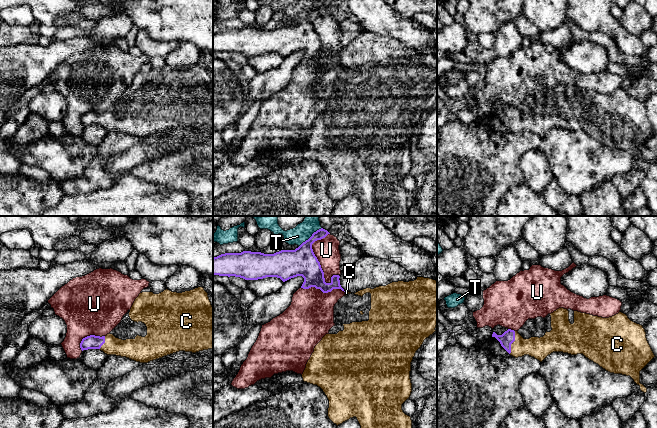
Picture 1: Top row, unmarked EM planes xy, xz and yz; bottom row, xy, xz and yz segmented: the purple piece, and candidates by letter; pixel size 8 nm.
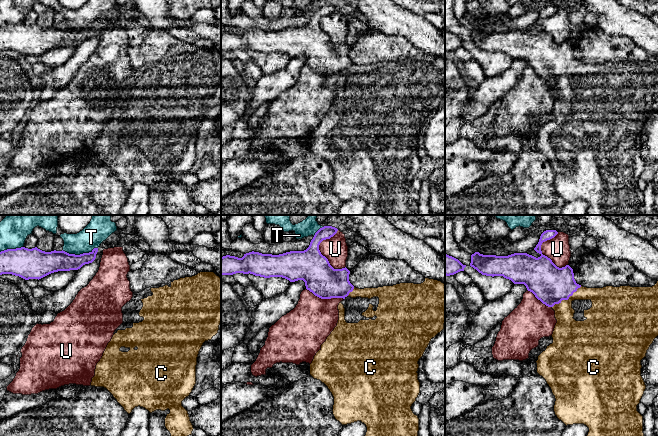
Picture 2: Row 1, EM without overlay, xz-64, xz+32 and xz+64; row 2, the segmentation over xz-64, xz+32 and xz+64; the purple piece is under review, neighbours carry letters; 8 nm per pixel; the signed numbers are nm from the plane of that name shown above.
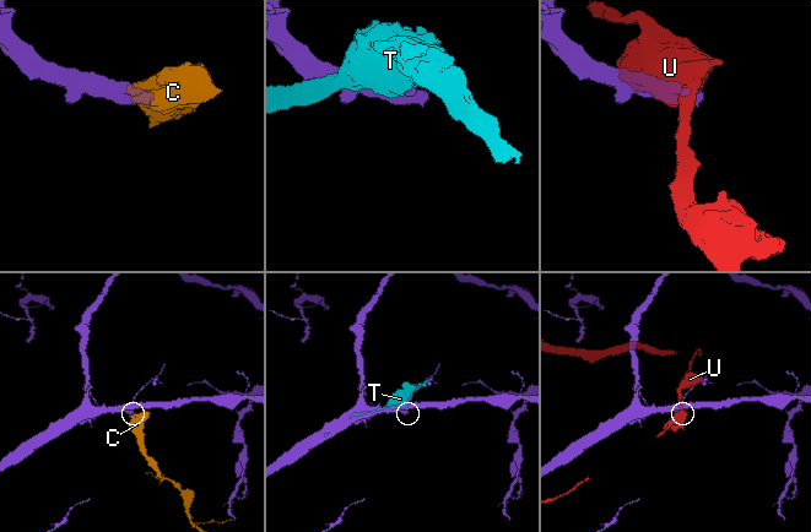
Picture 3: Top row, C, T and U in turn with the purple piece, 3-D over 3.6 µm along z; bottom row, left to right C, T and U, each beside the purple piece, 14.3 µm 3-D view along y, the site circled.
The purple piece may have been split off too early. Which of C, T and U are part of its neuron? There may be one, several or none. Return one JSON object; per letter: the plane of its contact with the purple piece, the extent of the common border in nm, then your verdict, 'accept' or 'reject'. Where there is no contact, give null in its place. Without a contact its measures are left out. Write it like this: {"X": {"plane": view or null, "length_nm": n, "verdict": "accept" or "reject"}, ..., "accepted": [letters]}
{"C": {"plane": "yz", "length_nm": 190, "verdict": "accept"}, "T": {"plane": "xz", "length_nm": 240, "verdict": "reject"}, "U": {"plane": "xz", "length_nm": 400, "verdict": "reject"}, "accepted": ["C"]}

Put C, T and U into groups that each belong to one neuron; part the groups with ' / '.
C / T / U

